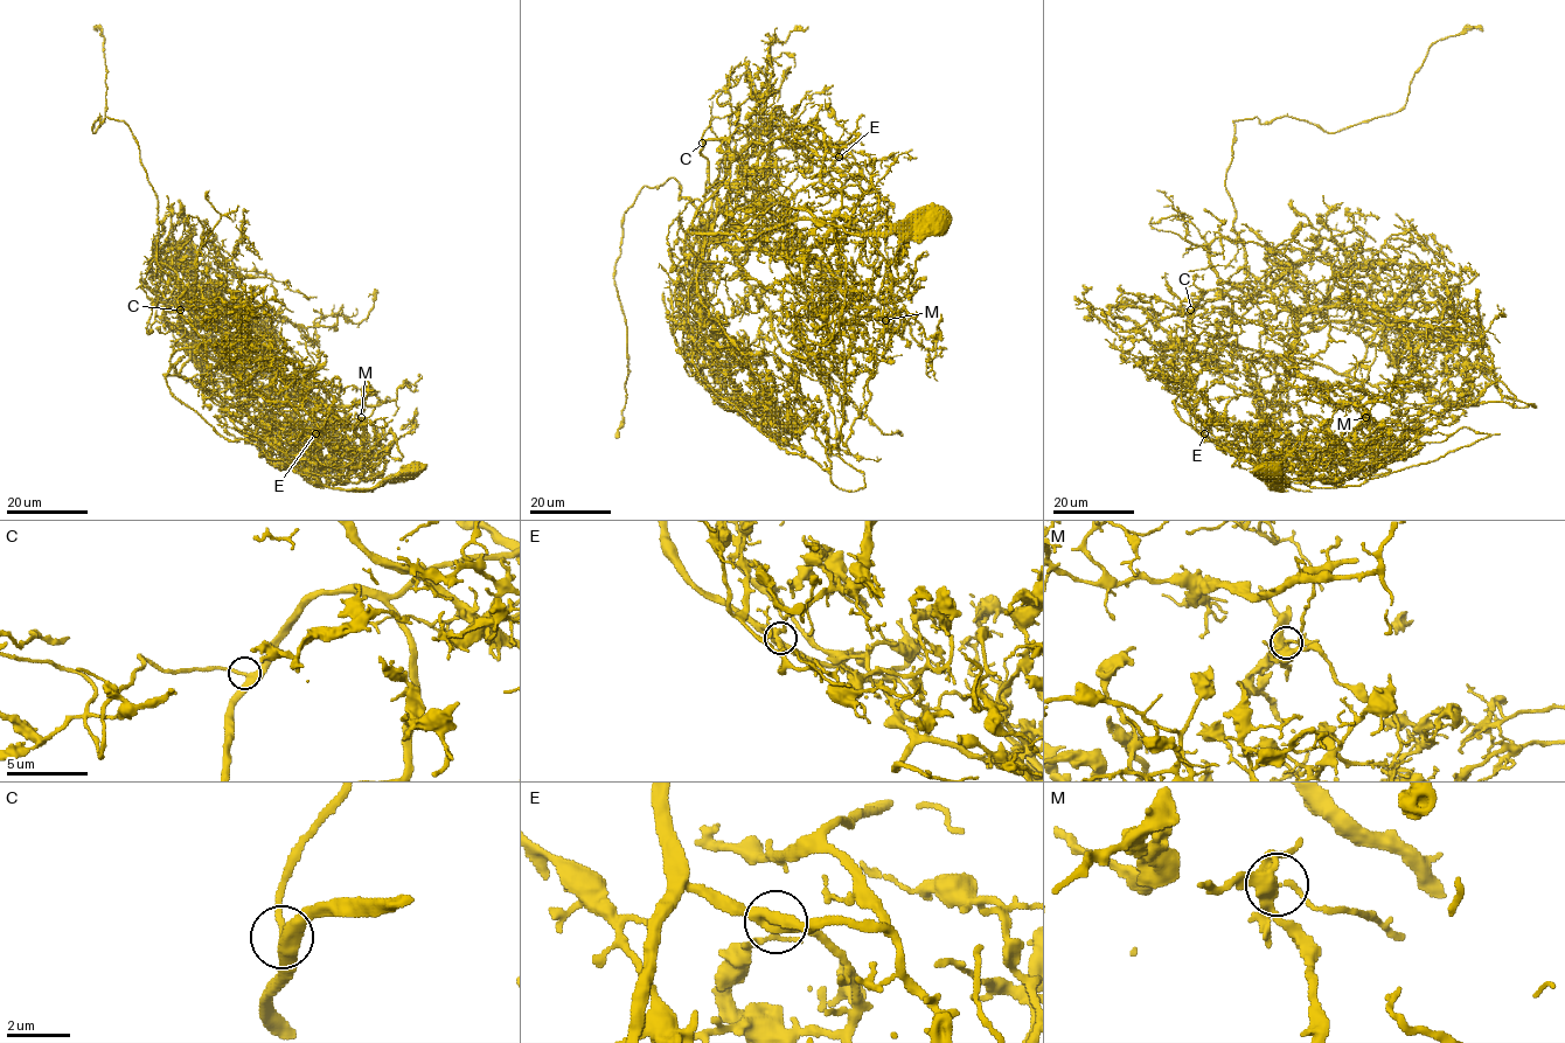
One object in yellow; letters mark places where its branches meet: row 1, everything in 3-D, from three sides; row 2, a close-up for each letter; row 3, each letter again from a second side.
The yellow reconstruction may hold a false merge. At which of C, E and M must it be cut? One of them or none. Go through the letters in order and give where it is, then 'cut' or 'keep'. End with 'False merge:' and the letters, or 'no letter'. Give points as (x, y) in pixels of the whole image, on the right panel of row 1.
C: (1190, 310) | keep
E: (1204, 433) | keep
M: (1365, 417) | cut
False merge: M

